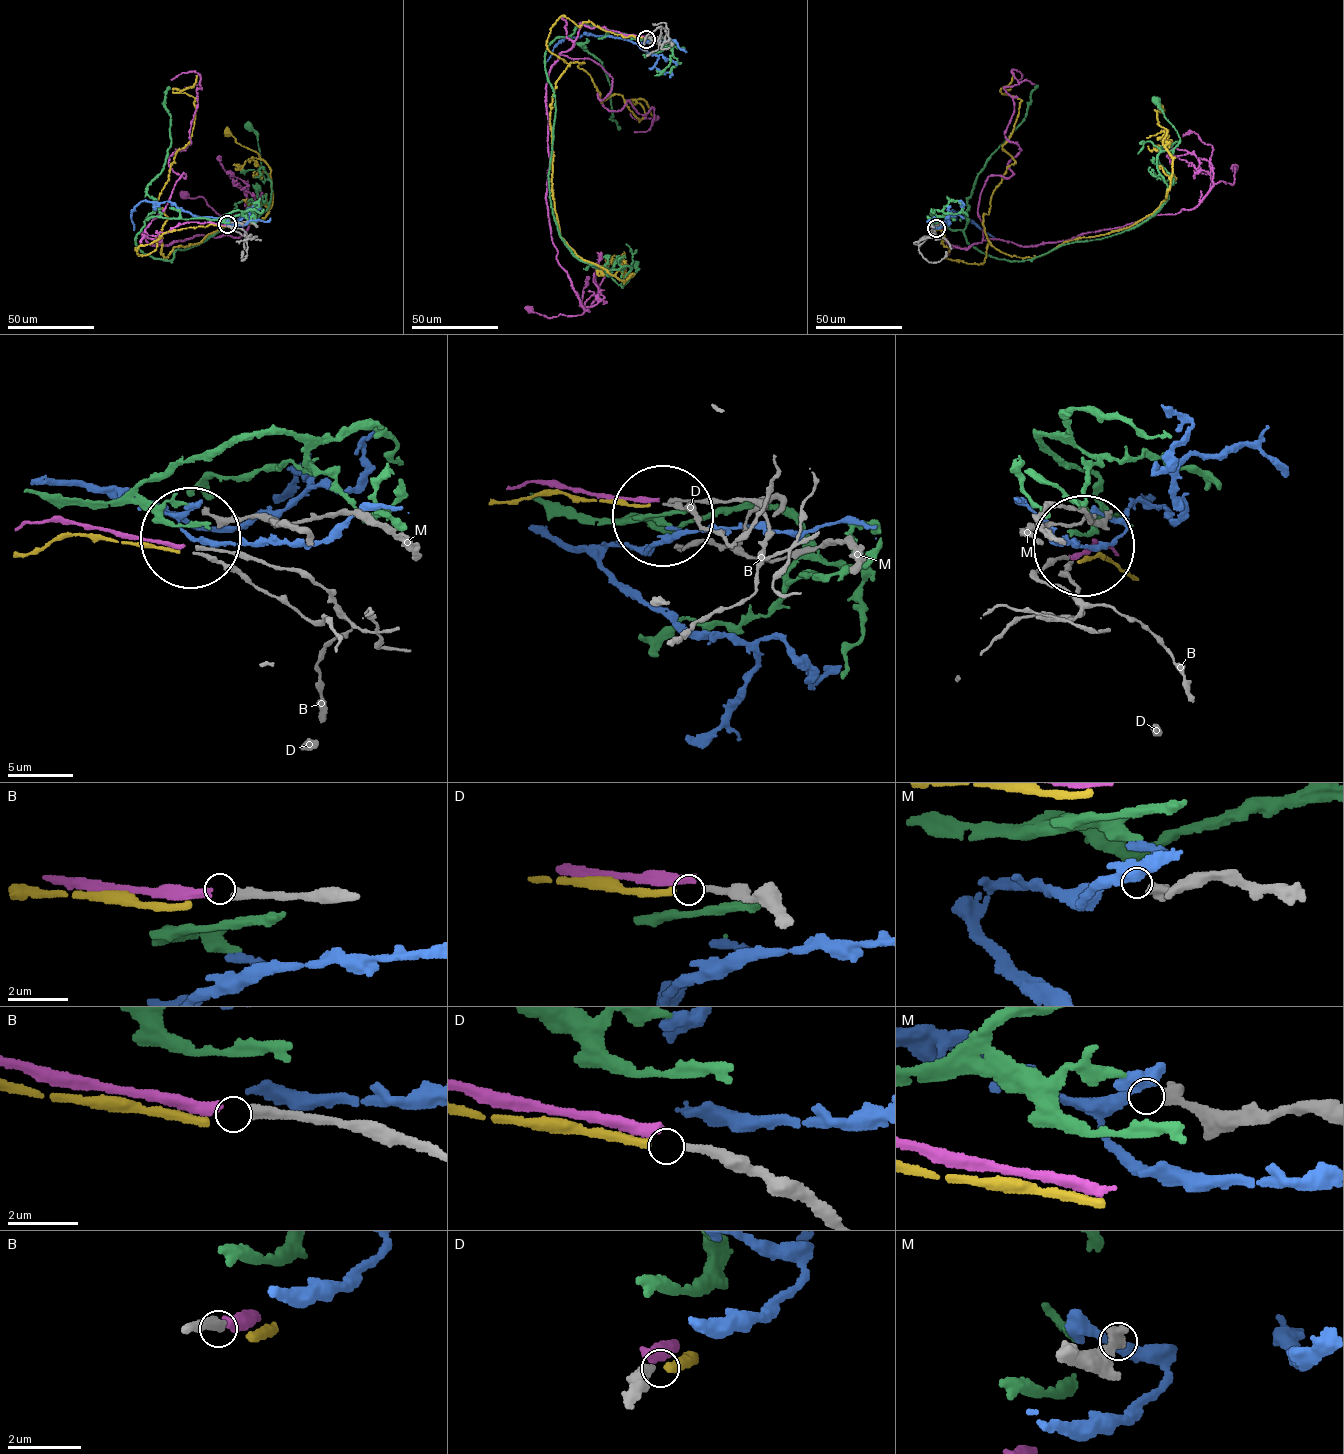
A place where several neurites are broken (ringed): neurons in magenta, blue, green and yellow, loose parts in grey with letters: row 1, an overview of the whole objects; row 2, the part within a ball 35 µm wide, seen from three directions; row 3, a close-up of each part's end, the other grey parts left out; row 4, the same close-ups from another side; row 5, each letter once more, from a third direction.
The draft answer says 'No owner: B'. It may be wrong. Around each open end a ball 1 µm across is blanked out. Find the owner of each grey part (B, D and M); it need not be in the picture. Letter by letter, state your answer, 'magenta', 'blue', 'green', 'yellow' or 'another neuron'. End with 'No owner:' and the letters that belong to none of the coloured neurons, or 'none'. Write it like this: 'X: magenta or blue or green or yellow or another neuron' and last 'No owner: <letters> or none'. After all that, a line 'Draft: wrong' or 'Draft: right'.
B: magenta
D: yellow
M: another neuron
No owner: M
Draft: wrong

